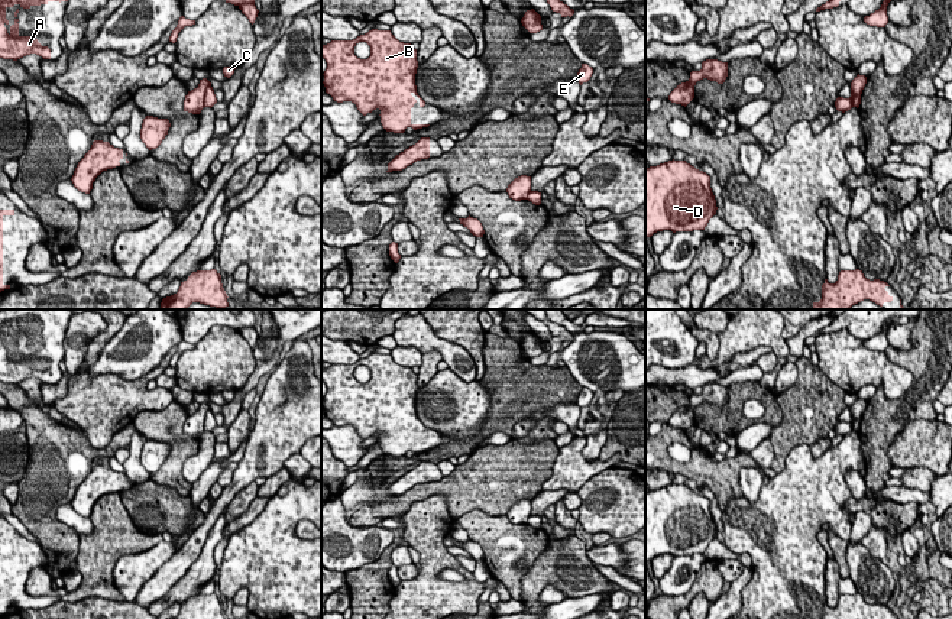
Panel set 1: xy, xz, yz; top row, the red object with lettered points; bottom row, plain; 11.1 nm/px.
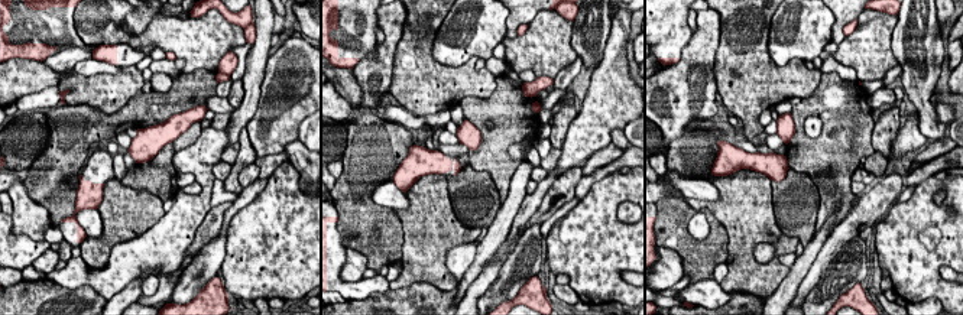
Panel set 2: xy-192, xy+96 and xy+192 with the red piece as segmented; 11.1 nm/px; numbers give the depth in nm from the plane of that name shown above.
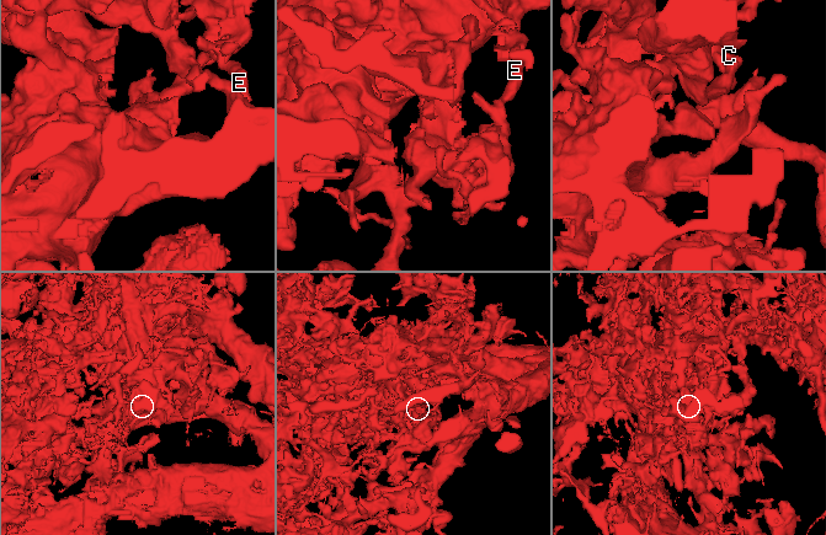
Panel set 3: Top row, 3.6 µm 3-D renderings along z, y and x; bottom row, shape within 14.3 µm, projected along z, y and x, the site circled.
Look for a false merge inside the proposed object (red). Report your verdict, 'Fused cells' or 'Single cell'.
Fused cells

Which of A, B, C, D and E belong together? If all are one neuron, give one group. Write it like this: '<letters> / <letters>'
A B C D / E

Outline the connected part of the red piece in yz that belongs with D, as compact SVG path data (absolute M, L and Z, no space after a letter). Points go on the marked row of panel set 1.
M668 161L645 168L645 237L657 231L705 230L716 214L716 200L710 188L710 176L686 161Z

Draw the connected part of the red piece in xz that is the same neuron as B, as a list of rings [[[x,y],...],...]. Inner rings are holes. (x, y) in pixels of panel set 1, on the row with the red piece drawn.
[[[372,29],[353,40],[331,40],[321,45],[321,56],[327,62],[323,84],[334,101],[352,101],[363,116],[379,108],[386,132],[430,126],[411,123],[411,108],[417,103],[411,94],[420,98],[420,107],[425,106],[415,85],[417,49],[399,42],[391,30]],[[359,42],[370,46],[367,59],[354,55]]]

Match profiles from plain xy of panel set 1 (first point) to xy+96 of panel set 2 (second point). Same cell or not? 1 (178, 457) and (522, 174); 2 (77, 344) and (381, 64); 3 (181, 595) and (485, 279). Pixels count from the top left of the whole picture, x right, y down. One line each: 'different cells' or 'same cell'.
1: different cells
2: same cell
3: different cells

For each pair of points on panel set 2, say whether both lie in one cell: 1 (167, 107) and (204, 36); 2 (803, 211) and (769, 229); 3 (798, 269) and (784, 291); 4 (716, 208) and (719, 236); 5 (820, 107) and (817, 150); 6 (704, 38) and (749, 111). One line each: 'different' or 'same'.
1: different
2: different
3: same
4: different
5: same
6: different

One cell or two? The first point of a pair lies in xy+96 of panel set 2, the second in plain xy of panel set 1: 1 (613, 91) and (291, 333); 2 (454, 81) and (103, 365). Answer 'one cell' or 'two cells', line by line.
1: two cells
2: two cells

